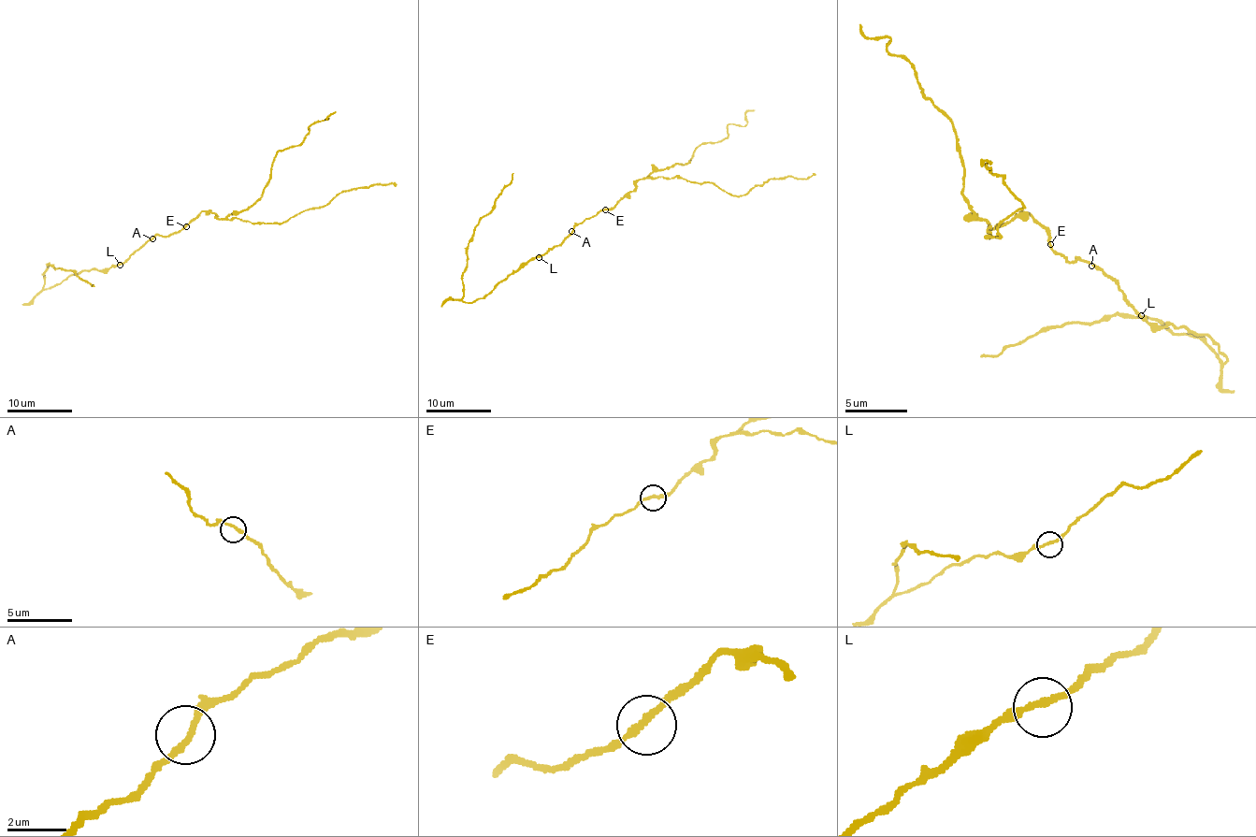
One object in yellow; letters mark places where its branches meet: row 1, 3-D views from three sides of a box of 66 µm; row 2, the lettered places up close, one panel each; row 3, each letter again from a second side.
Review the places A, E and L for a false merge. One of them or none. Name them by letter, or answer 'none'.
none

